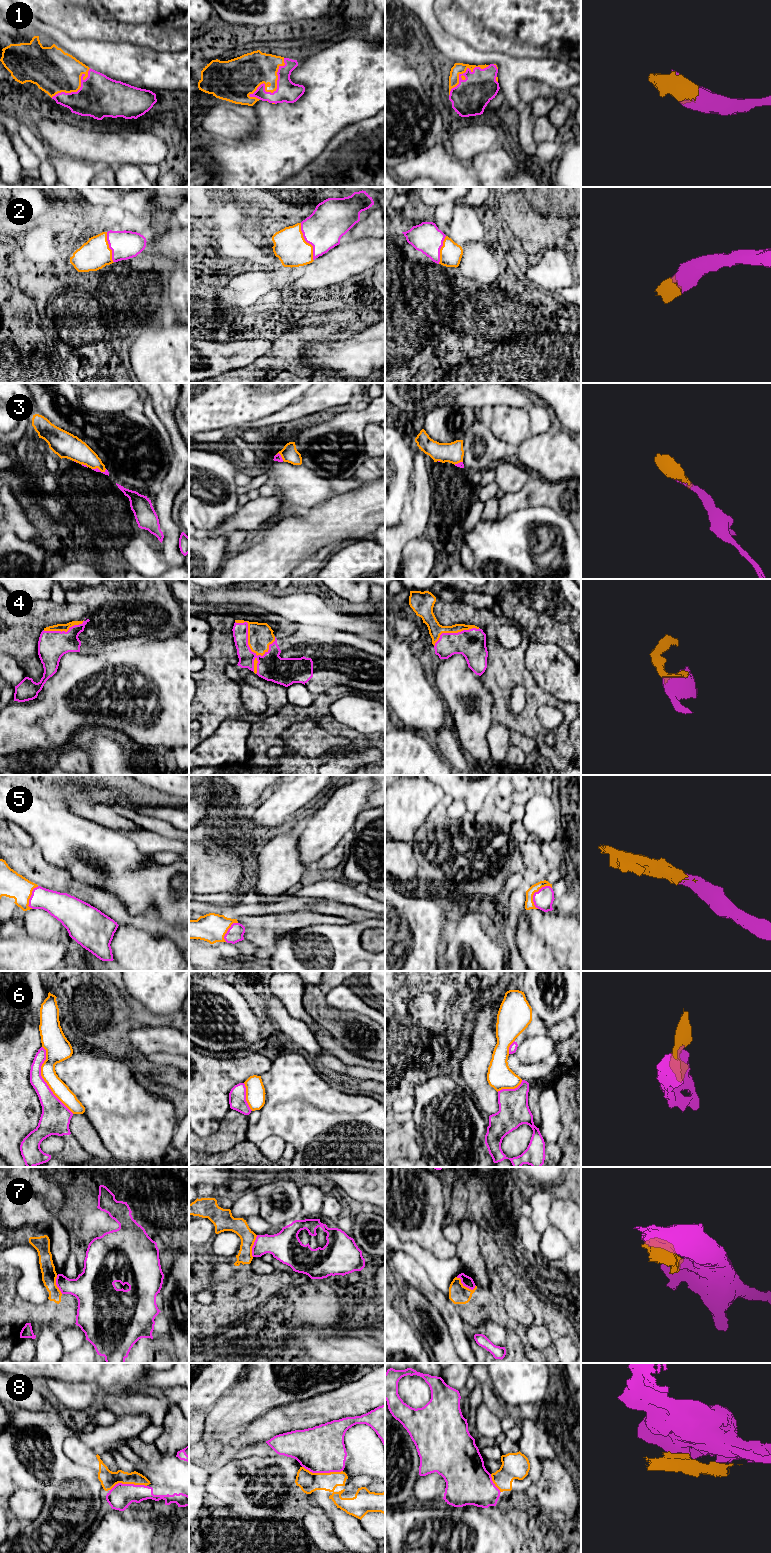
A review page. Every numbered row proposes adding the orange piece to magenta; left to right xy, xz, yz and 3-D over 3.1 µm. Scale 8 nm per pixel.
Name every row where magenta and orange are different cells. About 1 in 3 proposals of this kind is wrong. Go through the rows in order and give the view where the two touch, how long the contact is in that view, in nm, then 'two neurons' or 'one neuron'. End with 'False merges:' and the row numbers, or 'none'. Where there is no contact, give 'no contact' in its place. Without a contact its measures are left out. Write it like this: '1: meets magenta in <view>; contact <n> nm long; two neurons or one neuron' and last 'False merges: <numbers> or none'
1: meets magenta in xz; contact 420 nm long; one neuron
2: meets magenta in xz; contact 320 nm long; one neuron
3: meets magenta in xy; contact 120 nm long; one neuron
4: meets magenta in xz; contact 460 nm long; one neuron
5: meets magenta in yz; contact 220 nm long; one neuron
6: meets magenta in xy; contact 600 nm long; two neurons
7: meets magenta in yz; contact 180 nm long; two neurons
8: meets magenta in xz; contact 340 nm long; two neurons
False merges: 6, 7, 8

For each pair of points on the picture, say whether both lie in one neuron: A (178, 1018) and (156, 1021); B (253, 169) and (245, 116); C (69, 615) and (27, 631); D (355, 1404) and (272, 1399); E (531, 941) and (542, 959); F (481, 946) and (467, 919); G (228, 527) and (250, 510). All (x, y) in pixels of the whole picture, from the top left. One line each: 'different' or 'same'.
A: same
B: different
C: same
D: different
E: same
F: same
G: same

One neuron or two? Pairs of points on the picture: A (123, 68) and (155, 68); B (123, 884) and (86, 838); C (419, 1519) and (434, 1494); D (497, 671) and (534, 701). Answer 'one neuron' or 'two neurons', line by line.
A: one neuron
B: one neuron
C: two neurons
D: one neuron

